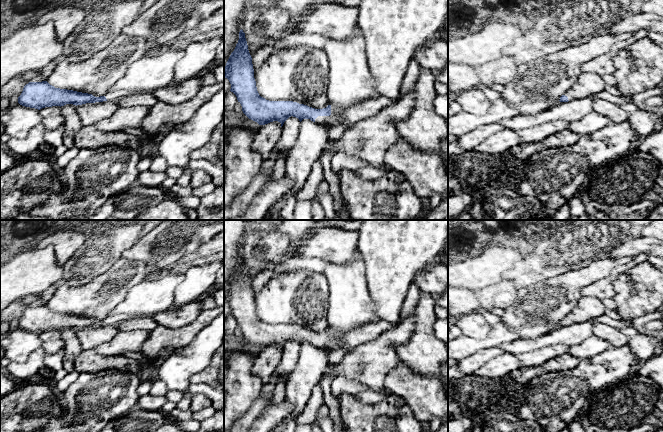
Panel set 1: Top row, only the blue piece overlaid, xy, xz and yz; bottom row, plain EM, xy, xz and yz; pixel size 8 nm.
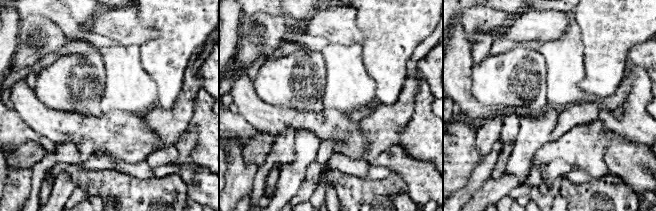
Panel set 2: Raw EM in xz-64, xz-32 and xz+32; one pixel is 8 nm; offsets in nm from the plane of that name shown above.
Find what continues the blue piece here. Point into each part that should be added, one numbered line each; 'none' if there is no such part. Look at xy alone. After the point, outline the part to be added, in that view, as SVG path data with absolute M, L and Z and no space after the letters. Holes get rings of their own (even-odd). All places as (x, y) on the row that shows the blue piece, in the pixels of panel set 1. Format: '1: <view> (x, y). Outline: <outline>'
1: xy (114, 96). Outline: M108 91L104 96L107 101L117 102L126 95L128 95L128 93L125 91Z

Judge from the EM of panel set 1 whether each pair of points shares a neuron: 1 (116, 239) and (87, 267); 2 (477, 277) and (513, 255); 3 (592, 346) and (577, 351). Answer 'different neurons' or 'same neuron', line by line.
1: same neuron
2: same neuron
3: same neuron

